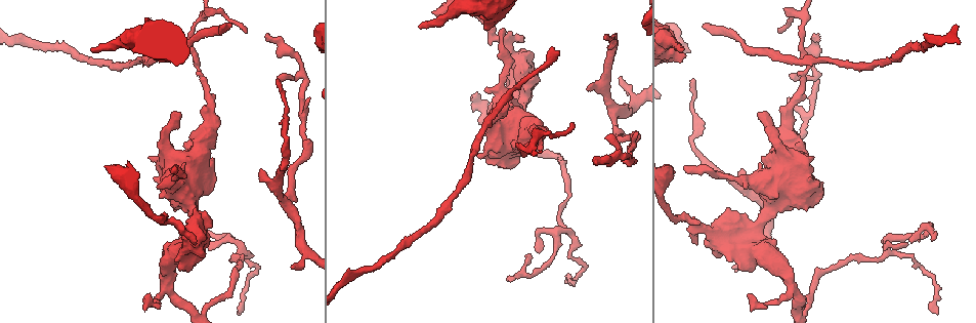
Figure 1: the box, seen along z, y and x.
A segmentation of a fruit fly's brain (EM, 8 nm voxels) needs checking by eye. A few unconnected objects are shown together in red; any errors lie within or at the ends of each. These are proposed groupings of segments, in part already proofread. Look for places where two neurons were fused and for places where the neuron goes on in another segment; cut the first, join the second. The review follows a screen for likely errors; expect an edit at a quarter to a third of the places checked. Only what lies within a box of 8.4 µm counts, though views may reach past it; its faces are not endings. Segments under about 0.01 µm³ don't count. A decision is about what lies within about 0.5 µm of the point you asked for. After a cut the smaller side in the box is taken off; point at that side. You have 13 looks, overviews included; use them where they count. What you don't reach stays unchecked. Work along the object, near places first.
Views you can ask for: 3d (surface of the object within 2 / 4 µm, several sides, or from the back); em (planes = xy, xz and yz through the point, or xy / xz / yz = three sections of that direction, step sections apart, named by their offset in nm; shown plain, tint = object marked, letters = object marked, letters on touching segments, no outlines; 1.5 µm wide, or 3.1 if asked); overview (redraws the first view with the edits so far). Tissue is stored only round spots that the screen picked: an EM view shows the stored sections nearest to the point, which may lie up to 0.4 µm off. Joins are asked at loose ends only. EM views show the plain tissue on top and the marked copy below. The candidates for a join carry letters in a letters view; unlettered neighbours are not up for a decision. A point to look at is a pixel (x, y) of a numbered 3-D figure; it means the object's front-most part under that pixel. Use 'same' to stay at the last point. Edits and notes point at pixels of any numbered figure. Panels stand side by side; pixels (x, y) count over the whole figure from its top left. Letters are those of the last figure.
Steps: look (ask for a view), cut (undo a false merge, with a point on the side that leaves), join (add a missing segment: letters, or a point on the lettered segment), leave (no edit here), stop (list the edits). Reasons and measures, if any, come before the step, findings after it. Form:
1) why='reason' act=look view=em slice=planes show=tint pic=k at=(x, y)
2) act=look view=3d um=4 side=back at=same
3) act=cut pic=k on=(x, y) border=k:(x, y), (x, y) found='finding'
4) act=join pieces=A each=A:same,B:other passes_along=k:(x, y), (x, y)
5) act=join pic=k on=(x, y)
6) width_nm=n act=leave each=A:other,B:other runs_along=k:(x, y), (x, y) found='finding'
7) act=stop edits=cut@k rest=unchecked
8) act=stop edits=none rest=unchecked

act=look view=em slice=xy step=8 show=tint pic=1 at=(619, 77)

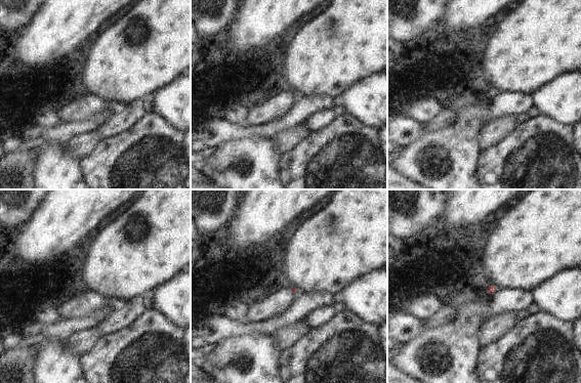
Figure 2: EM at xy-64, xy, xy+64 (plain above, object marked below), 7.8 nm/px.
act=look view=em slice=planes show=letters at=same

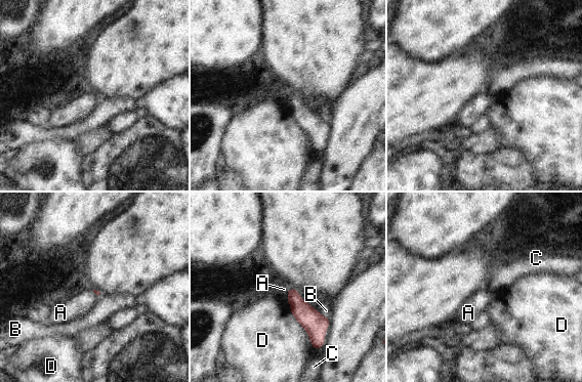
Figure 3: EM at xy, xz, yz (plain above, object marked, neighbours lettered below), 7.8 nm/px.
act=leave each=A:other,B:other,C:other,D:other runs_along=3:(292, 291), (316, 325), (320, 342) found='none of them fits'

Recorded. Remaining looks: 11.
why='branch stops here' act=look view=3d um=2 pic=1 at=(91, 49)

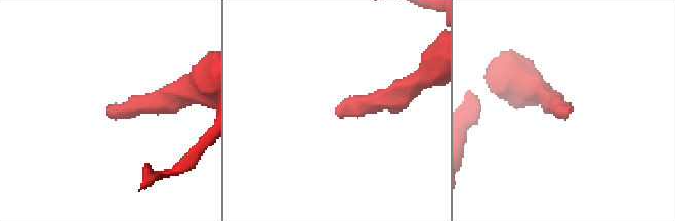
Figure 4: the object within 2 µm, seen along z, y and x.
act=look view=em slice=xz step=4 show=letters pic=4 at=(567, 111)

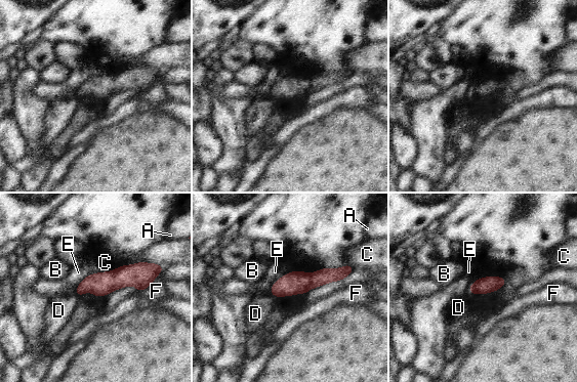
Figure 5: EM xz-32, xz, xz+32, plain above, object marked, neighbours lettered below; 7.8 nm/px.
act=look view=em slice=planes show=letters at=same

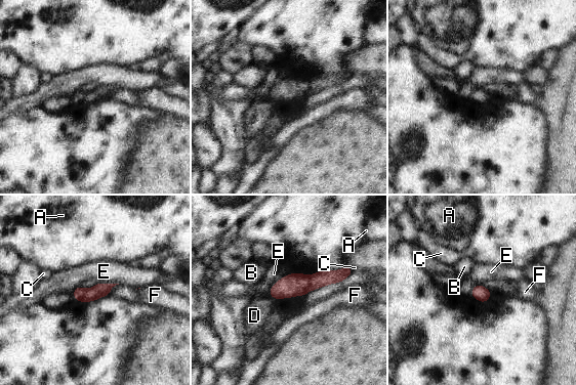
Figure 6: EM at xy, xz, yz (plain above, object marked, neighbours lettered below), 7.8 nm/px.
longest_contact=E:180nm act=leave each=A:other,B:other,C:other,D:other,E:other,F:other border=6:(97, 282), (119, 284) found='no lettered segment goes on from it'

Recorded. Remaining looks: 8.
why='an open end' act=look view=em slice=yz step=4 show=tint pic=1 at=(260, 169)

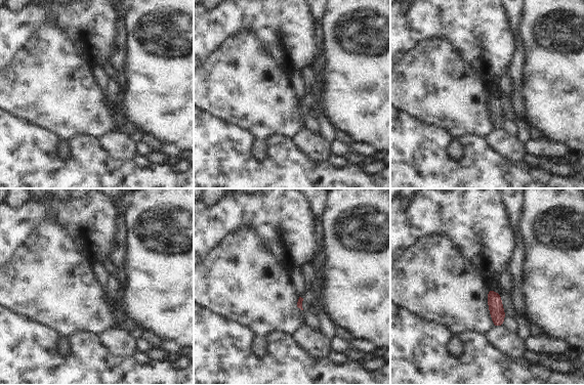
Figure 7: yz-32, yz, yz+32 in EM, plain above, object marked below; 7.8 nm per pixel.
why='another direction' act=look view=em slice=planes show=letters at=same

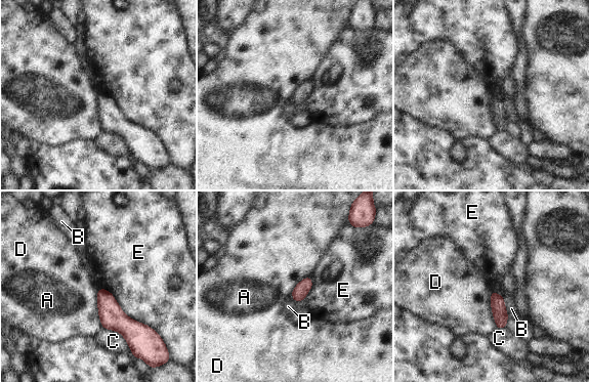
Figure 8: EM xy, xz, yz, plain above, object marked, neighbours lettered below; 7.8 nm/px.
width_nm=110 act=leave each=A:other,B:other,C:other,D:other,E:other border=8:(97, 288), (97, 312), (103, 328) found='no lettered segment goes on from it'

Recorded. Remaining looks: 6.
why='branch stops here' act=look view=em slice=xy step=8 show=tint pic=1 at=(596, 159)

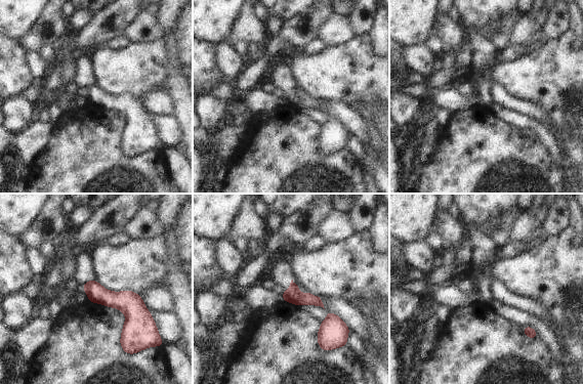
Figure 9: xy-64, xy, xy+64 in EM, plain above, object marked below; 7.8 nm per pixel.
act=look view=em slice=planes show=letters at=same

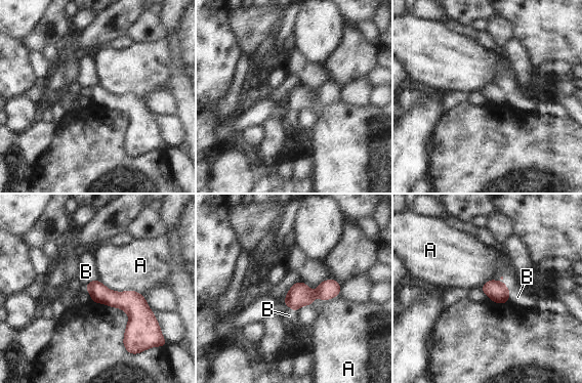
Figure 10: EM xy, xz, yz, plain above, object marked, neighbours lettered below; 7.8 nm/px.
act=leave each=A:other,B:other found='no lettered segment goes on from it'

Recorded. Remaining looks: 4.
act=stop edits=none rest=unchecked

